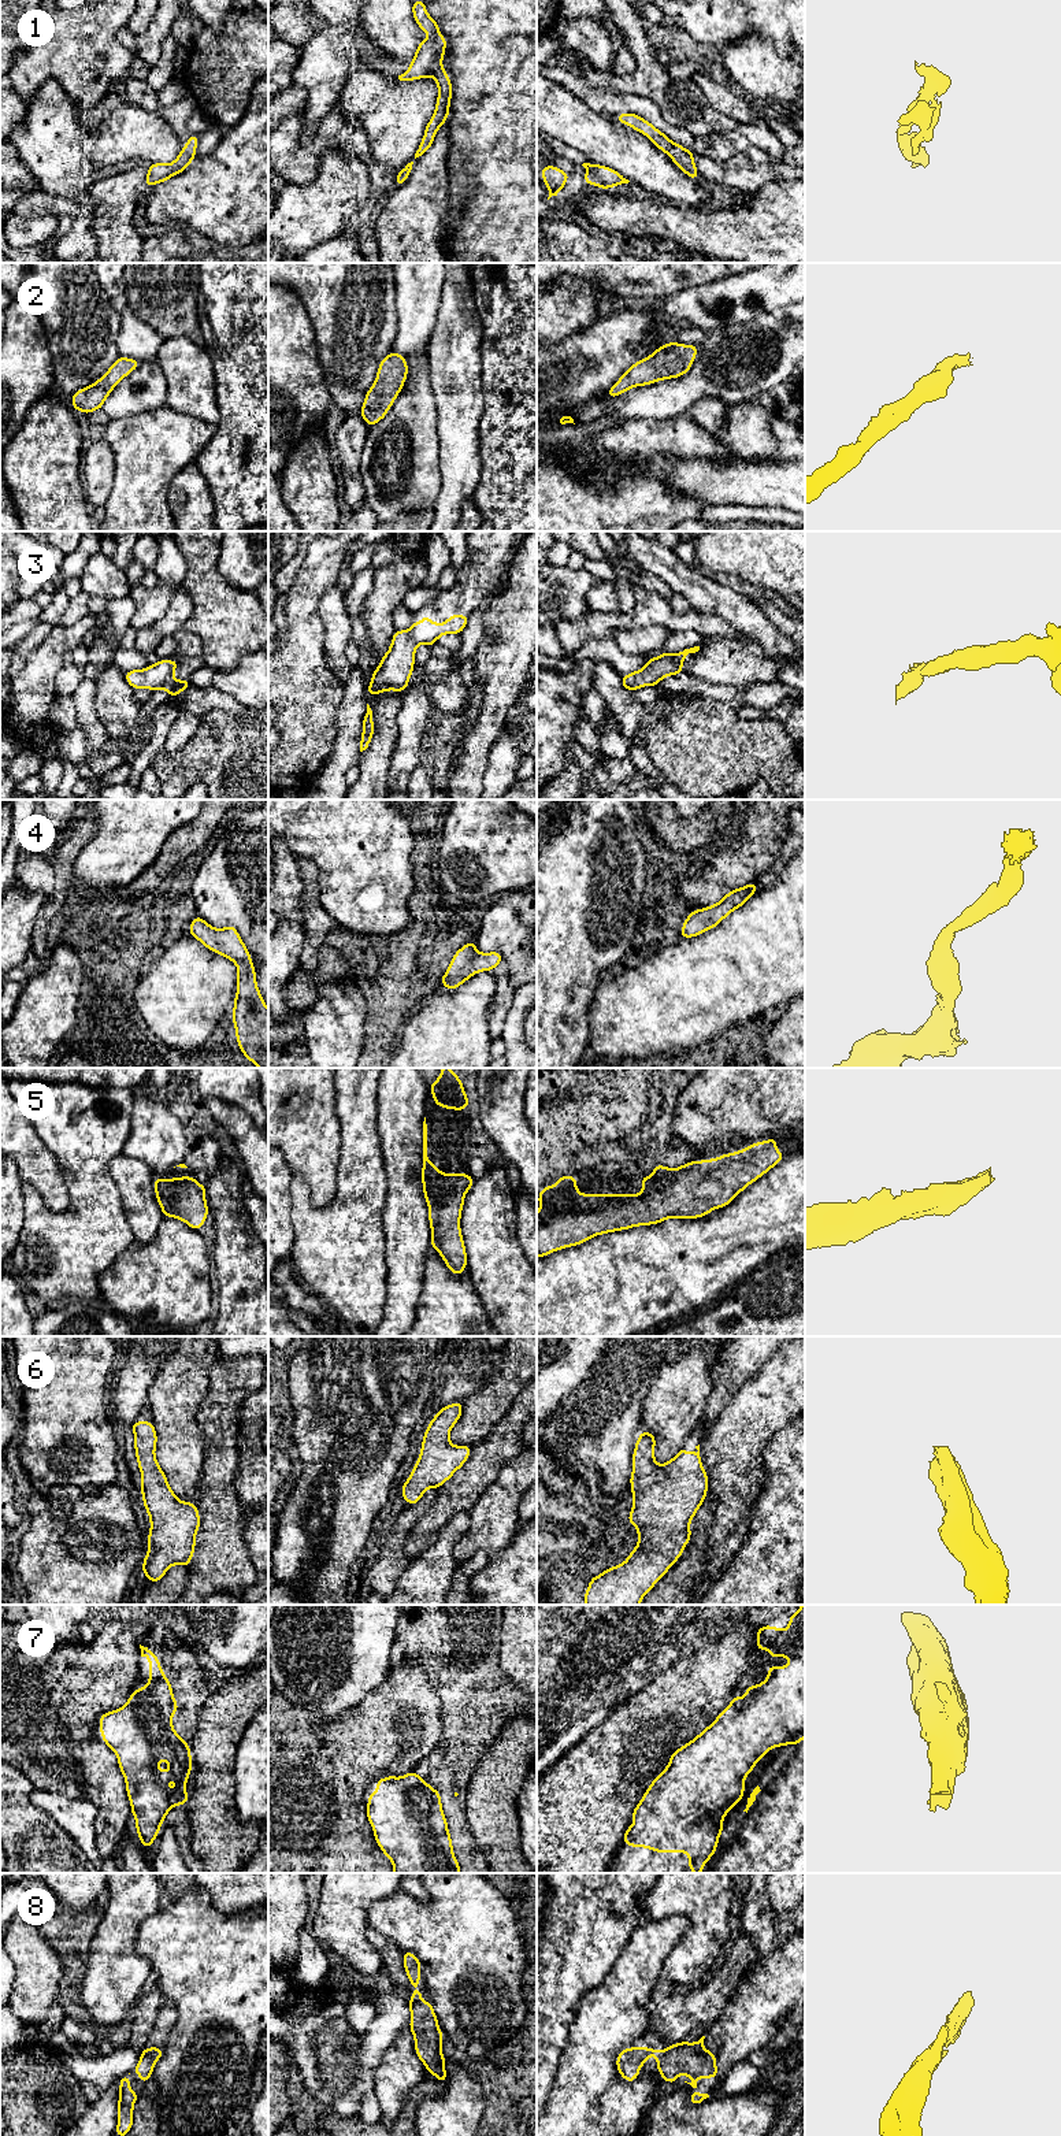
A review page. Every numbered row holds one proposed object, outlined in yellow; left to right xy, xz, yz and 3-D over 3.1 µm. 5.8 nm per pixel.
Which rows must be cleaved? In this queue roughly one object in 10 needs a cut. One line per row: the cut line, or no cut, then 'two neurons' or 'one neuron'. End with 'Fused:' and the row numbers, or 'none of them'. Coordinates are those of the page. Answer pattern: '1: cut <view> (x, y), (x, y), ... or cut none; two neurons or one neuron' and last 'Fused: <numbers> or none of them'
1: cut none; one neuron
2: cut none; one neuron
3: cut none; one neuron
4: cut none; one neuron
5: cut none; one neuron
6: cut none; one neuron
7: cut none; one neuron
8: cut none; one neuron
Fused: none of them

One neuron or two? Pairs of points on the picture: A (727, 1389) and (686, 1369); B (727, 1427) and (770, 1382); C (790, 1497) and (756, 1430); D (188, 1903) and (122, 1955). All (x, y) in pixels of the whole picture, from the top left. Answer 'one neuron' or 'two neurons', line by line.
A: two neurons
B: one neuron
C: two neurons
D: two neurons

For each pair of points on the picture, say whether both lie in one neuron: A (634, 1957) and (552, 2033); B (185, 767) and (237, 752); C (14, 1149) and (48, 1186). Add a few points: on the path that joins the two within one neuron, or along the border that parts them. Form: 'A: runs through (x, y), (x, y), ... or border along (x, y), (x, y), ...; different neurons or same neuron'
A: border along (598, 1986), (583, 1995), (571, 2027), (570, 2042); different neurons
B: runs through (197, 761), (210, 756), (225, 755); same neuron
C: runs through (23, 1159), (41, 1176); same neuron

